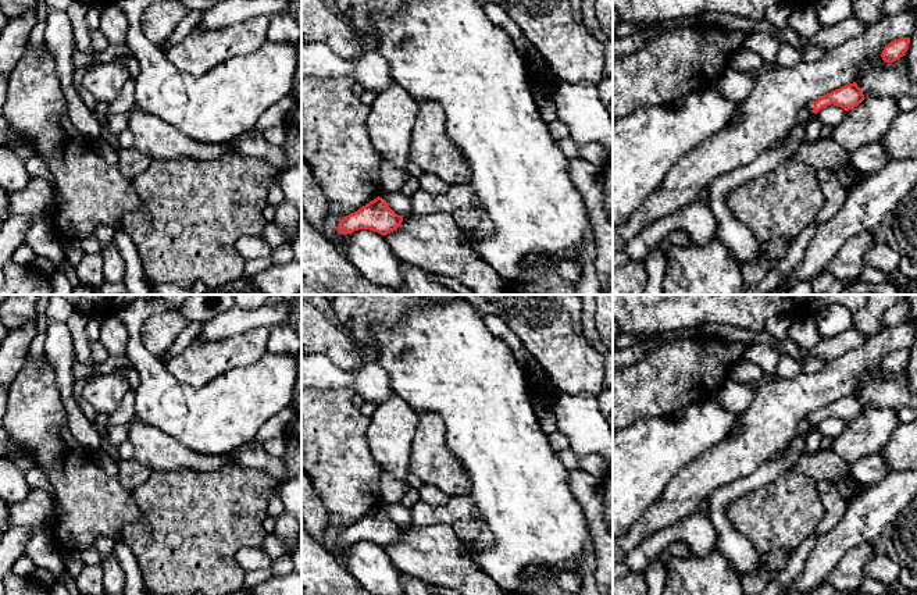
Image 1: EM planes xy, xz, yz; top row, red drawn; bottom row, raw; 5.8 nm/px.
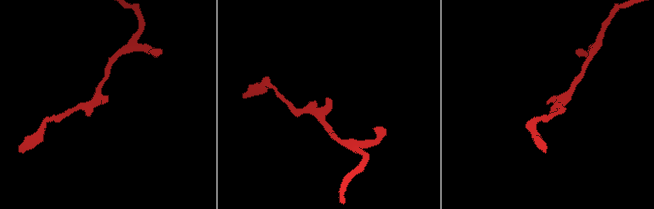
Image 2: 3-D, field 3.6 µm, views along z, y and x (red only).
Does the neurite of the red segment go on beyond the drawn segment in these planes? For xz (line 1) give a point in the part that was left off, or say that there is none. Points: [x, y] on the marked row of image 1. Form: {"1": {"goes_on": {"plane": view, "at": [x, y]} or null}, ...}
{"1": {"goes_on": null}}

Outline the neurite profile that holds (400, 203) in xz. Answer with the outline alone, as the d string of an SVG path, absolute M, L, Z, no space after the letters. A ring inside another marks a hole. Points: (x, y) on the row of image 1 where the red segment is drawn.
M382 189L379 197L385 199L388 206L399 215L411 213L411 197L402 192L386 192Z

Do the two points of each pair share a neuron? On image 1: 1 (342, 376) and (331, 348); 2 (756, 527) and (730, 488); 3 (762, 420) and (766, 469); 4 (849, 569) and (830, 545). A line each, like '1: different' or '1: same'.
1: different
2: different
3: different
4: different

